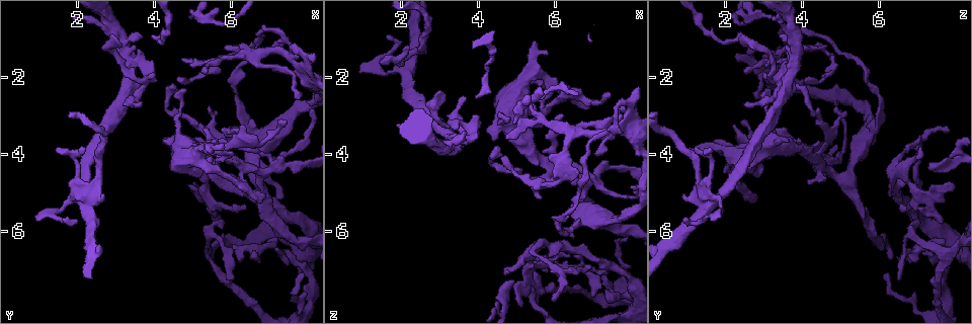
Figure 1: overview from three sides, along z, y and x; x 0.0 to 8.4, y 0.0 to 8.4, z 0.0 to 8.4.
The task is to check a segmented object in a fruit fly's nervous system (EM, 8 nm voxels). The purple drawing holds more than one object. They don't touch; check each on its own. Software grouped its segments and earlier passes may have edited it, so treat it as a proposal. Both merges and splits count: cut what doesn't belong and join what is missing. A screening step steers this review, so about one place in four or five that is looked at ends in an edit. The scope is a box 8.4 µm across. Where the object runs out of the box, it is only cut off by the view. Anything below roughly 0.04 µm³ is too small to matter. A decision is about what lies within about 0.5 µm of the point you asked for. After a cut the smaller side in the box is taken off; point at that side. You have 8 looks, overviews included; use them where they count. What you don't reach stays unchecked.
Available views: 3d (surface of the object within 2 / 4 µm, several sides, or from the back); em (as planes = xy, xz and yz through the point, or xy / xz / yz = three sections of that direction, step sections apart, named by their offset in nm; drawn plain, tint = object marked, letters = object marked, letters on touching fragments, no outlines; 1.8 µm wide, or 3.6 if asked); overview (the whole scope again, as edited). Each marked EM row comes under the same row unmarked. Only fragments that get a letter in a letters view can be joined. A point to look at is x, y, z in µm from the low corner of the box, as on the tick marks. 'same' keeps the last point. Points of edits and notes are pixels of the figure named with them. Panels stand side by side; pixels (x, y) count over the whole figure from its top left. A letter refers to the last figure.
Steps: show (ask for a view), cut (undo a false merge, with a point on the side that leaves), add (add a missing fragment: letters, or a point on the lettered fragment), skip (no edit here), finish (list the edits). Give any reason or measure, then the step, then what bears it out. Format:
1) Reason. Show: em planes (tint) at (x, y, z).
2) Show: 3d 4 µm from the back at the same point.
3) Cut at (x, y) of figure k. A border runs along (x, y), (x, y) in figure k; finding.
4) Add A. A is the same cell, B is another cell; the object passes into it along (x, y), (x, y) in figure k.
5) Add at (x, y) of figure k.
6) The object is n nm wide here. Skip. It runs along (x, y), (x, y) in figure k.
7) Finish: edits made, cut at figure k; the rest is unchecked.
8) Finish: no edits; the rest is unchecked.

Show: 3d 2 µm from the back at (1.65, 5.75, 0.95).

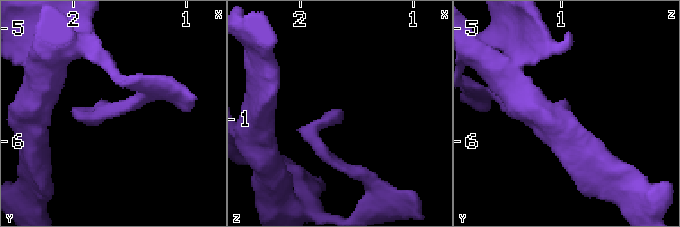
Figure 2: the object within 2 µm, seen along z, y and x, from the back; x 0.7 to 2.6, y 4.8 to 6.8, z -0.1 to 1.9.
Show: em planes (letters) at (1.66, 5.68, 0.94).

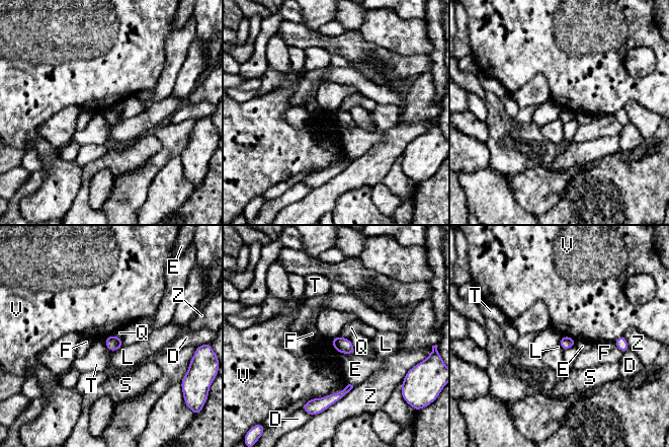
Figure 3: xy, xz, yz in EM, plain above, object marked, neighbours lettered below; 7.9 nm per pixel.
Skip. D, E, F, L, Q, S, T, V and Z are other cells; a border runs along (348, 383), (333, 393), (311, 398) in figure 3; none of them fits.

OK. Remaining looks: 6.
An open end. Show: 3d 4 µm at (5.80, 3.75, 1.45).

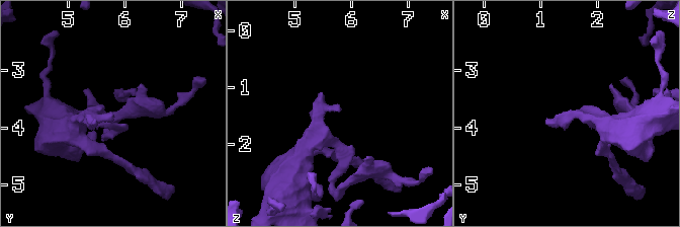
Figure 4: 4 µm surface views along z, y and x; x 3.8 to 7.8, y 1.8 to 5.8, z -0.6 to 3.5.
Show: em planes (letters) at (5.80, 3.75, 1.45).

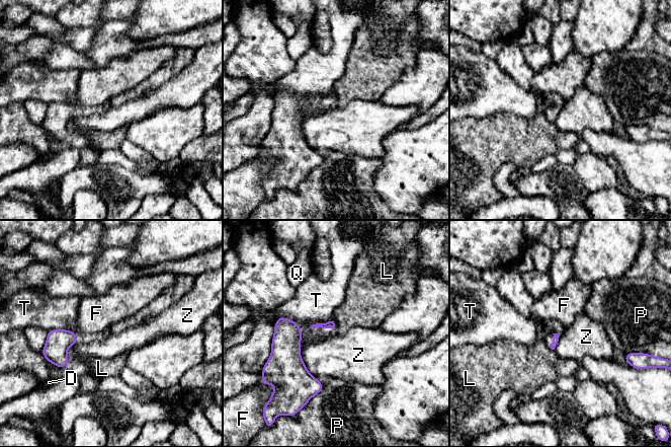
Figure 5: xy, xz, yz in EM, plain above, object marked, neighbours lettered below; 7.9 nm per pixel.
Skip. D, F, L, P, Q, T and Z are other cells; a border runs along (301, 347), (306, 368), (323, 384) in figure 5; no lettered fragment goes on from it.

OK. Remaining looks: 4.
Branch stops here. Show: 3d 4 µm at (3.65, 2.70, 2.50).

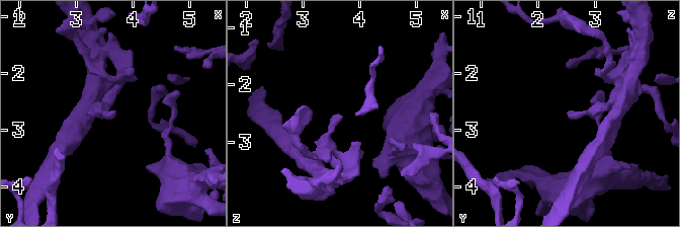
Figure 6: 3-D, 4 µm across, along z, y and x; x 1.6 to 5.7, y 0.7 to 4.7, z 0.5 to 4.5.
Show: em 3.6 µm planes (letters) at (3.65, 2.75, 2.50).

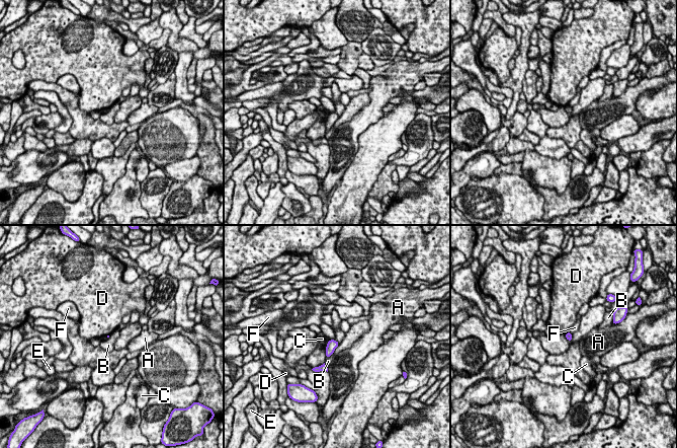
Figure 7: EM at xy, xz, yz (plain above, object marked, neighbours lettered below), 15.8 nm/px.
Skip. A, B, C, D, E and F are other cells; none of them fits.

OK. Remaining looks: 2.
Finish: no edits; the rest is unchecked.

